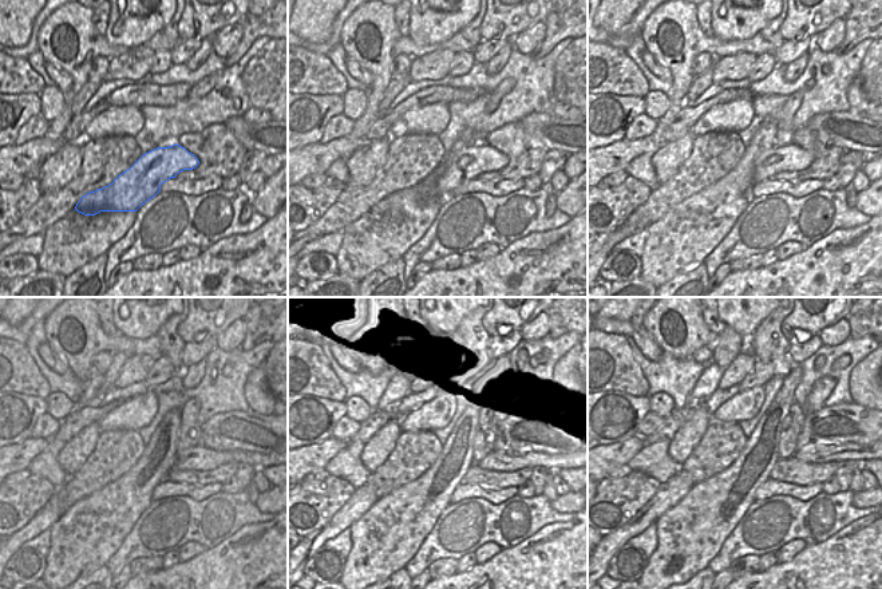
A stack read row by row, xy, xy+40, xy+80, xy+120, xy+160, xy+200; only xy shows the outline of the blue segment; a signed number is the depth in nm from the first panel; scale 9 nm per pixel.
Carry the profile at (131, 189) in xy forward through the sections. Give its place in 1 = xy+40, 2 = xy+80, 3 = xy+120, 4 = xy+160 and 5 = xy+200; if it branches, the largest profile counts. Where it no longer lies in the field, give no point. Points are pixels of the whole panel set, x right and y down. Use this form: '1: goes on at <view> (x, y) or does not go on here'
1: goes on at xy+40 (467, 163)
2: goes on at xy+80 (790, 158)
3: goes on at xy+120 (194, 458)
4: goes on at xy+160 (499, 461)
5: goes on at xy+200 (846, 451)

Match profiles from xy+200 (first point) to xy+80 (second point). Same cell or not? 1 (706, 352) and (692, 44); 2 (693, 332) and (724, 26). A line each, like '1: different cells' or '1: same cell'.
1: different cells
2: different cells

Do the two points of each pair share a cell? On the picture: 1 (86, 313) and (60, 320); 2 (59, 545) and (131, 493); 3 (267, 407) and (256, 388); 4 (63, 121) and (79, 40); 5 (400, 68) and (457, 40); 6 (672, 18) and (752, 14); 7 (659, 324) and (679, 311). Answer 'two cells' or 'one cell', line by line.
1: one cell
2: one cell
3: one cell
4: one cell
5: two cells
6: two cells
7: one cell

